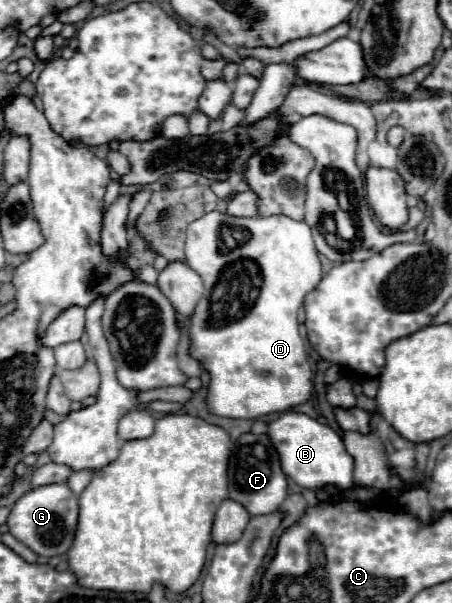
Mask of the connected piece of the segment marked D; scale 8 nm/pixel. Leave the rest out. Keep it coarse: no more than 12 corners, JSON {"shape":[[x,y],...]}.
{"shape":[[304,221],[186,229],[206,405],[258,419],[312,397]]}

